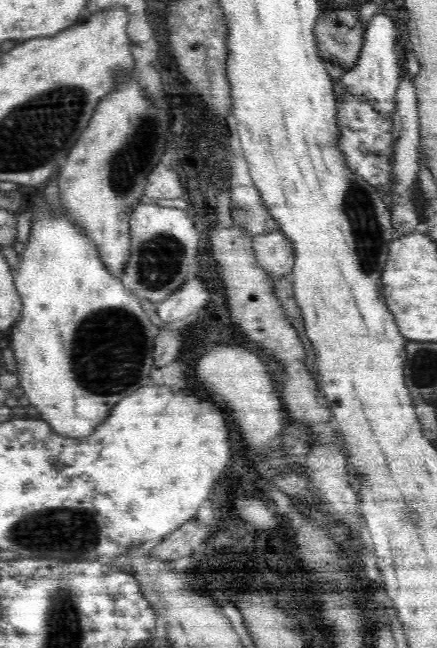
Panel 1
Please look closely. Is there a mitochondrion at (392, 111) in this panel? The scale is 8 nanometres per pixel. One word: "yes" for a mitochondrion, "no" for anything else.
no

